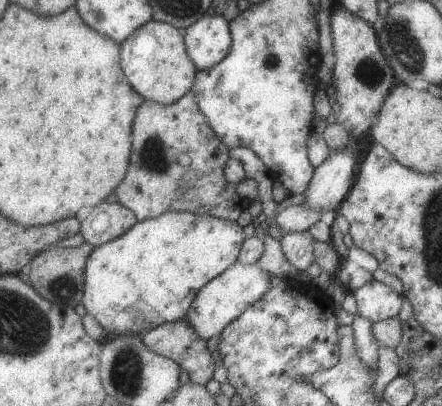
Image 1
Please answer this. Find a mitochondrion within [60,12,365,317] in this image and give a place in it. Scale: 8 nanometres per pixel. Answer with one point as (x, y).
(154, 158)

